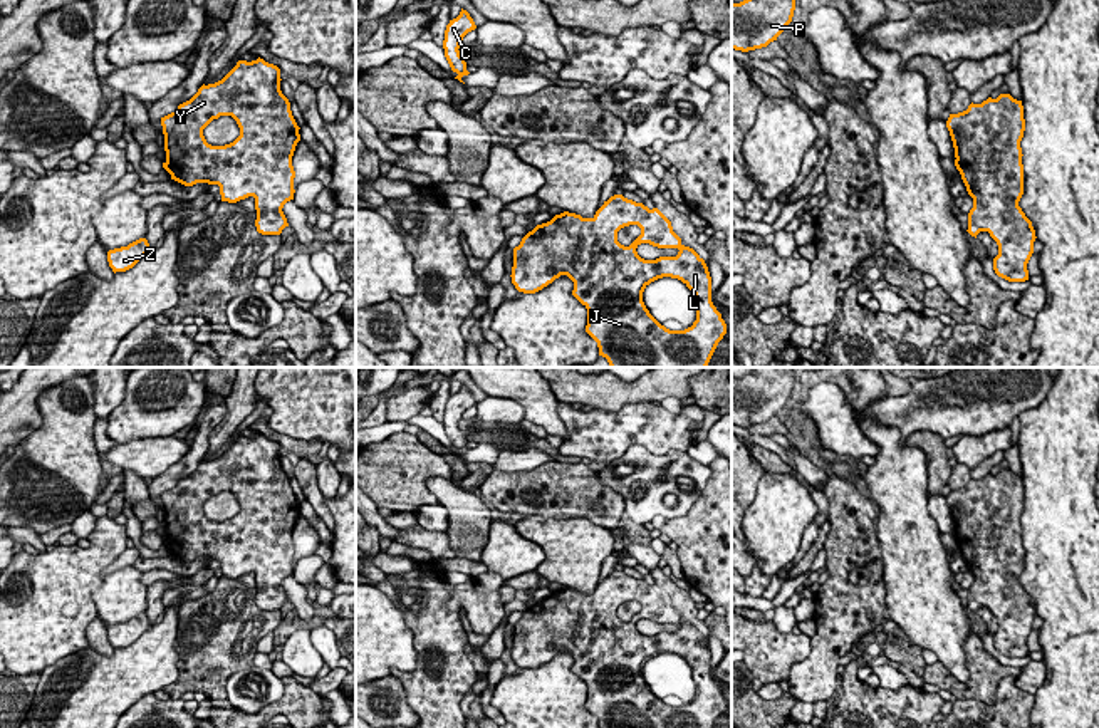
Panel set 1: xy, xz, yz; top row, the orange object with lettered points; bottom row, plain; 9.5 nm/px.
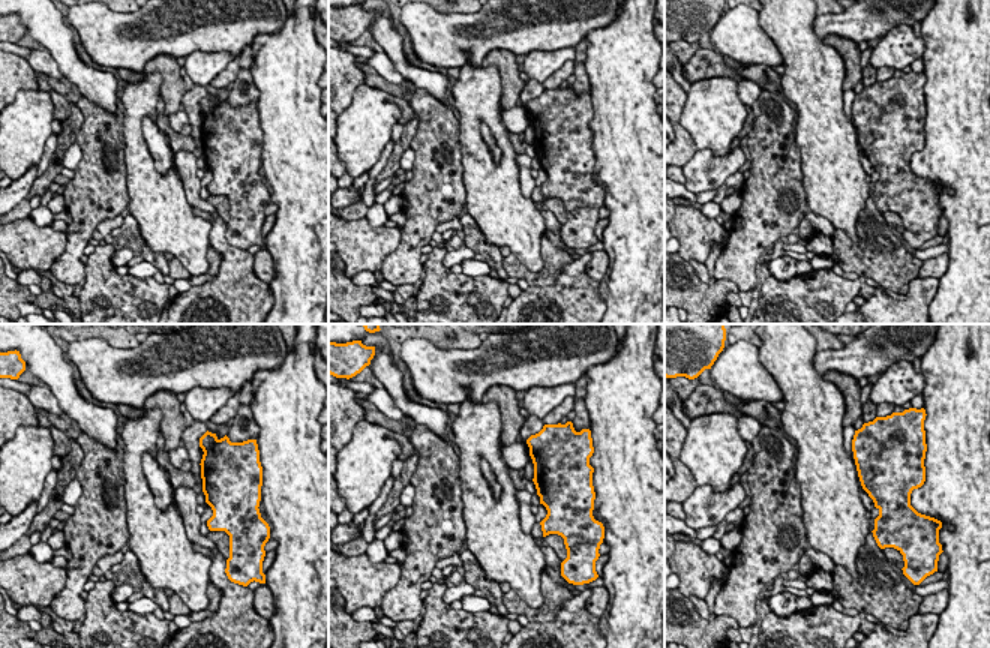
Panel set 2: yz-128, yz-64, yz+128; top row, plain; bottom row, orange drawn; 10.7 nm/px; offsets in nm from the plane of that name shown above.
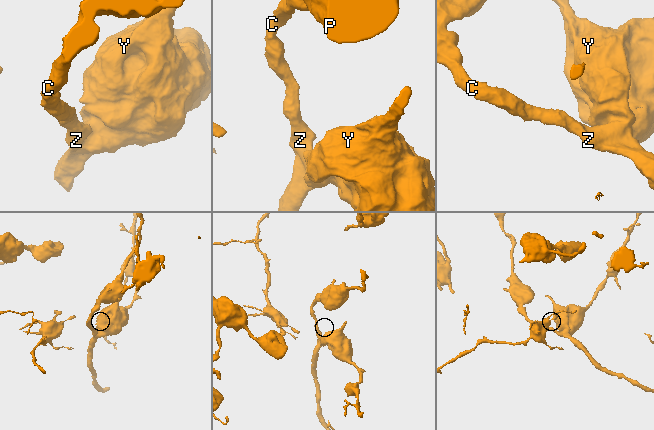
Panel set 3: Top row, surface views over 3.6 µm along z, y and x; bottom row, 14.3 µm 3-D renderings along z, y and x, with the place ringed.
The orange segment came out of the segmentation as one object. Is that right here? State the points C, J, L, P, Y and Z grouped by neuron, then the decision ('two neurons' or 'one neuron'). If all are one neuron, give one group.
C J L P Y Z | one neuron

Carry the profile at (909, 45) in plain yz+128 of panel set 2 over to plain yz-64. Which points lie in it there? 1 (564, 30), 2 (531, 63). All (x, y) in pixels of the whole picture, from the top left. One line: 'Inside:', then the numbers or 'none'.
Inside: 2

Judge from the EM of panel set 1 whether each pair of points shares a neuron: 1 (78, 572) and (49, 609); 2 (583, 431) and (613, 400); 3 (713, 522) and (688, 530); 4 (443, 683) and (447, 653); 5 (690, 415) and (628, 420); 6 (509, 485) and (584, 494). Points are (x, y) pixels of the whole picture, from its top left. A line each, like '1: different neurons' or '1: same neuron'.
1: same neuron
2: different neurons
3: same neuron
4: same neuron
5: same neuron
6: same neuron

